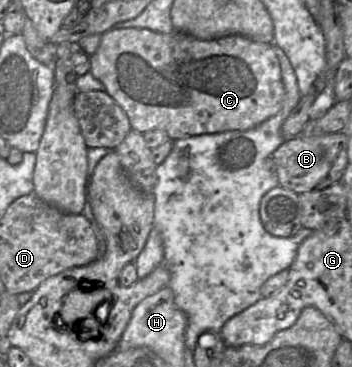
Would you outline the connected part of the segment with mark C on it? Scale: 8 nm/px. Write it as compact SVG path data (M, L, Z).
M112 28L101 35L97 51L90 56L89 72L104 85L105 92L108 93L126 113L132 130L139 133L145 133L151 130L162 130L167 133L170 140L184 139L203 134L253 129L274 116L281 109L285 95L281 68L273 48L273 43L254 42L240 35L227 35L213 40L200 40L190 34L177 30L172 33L158 33L142 28Z

